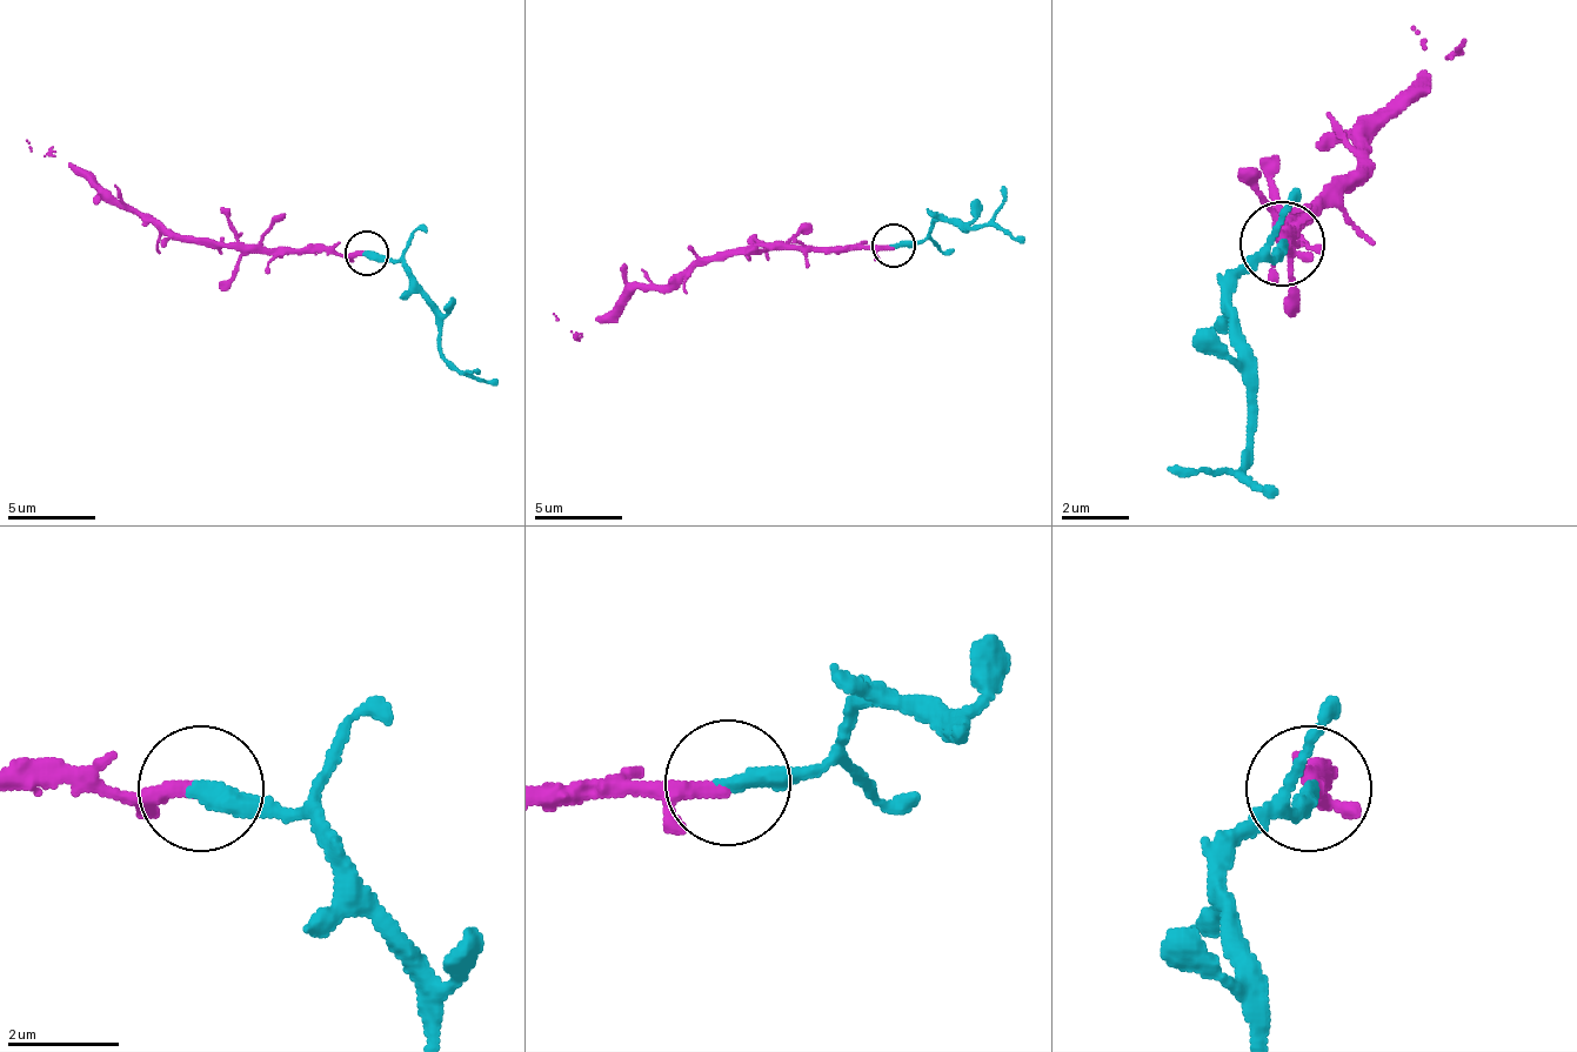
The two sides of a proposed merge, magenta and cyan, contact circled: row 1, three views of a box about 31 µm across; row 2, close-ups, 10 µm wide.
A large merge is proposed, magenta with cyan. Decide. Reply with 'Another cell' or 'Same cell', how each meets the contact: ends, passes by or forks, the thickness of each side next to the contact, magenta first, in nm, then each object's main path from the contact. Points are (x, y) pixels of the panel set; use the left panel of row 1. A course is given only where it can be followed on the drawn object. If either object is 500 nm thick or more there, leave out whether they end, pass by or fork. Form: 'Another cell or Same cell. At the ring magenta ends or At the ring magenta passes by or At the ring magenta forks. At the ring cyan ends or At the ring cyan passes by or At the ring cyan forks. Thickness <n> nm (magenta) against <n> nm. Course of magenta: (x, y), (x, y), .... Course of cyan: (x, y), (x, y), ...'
Same cell. At the ring magenta ends. At the ring cyan ends. Thickness 280 nm (magenta) against 360 nm. Course of magenta: (366, 254), (228, 249), (180, 241), (135, 209), (109, 201), (57, 156), (29, 153), (26, 139). Course of cyan: (366, 254), (392, 259), (409, 276), (436, 316), (436, 347), (459, 369), (498, 377)

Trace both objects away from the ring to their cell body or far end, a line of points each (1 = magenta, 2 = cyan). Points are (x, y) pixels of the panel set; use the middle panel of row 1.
1: (893, 246), (755, 246), (707, 255), (662, 286), (636, 286), (583, 335), (556, 321), (553, 313)
2: (893, 246), (919, 242), (936, 220), (963, 228), (986, 225), (1024, 242)

